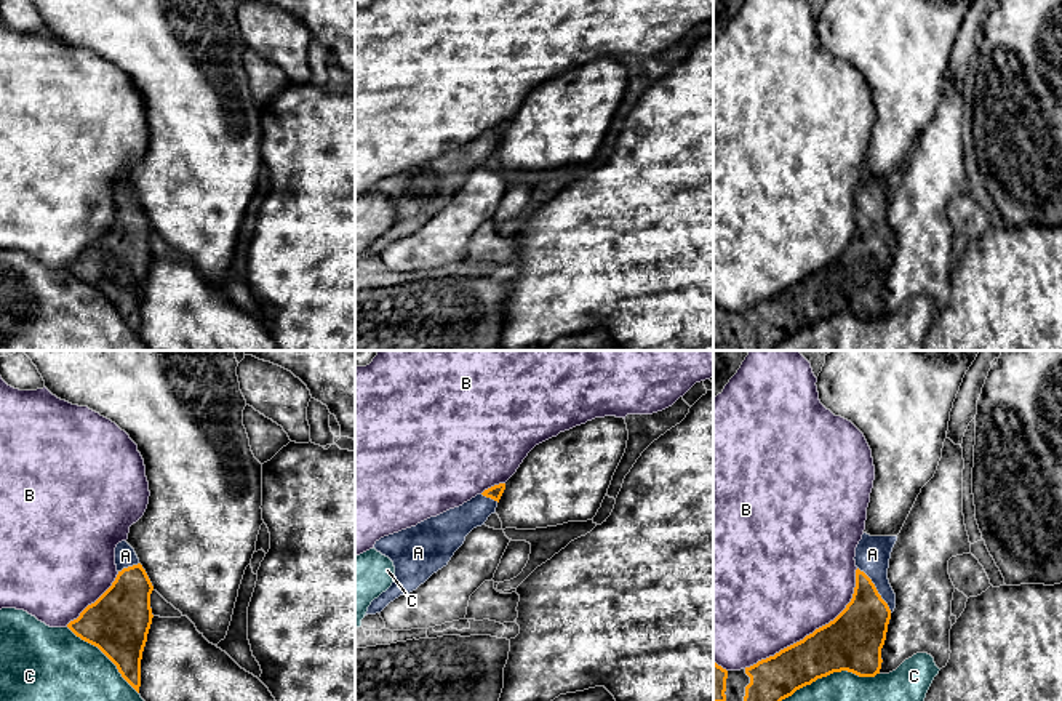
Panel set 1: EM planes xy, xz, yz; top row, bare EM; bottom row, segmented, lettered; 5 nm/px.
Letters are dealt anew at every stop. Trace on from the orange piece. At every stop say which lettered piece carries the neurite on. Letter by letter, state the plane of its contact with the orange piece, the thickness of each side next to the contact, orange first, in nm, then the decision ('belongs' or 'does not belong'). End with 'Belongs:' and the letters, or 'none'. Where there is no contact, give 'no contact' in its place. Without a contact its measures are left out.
A: meets orange in yz; 280 nm thick on the orange side, 180 nm on the other; belongs
B: meets orange in yz; 300 nm thick on the orange side, 500 nm on the other; does not belong
C: meets orange in yz; 300 nm thick on the orange side, 150 nm on the other; does not belong
Belongs: A

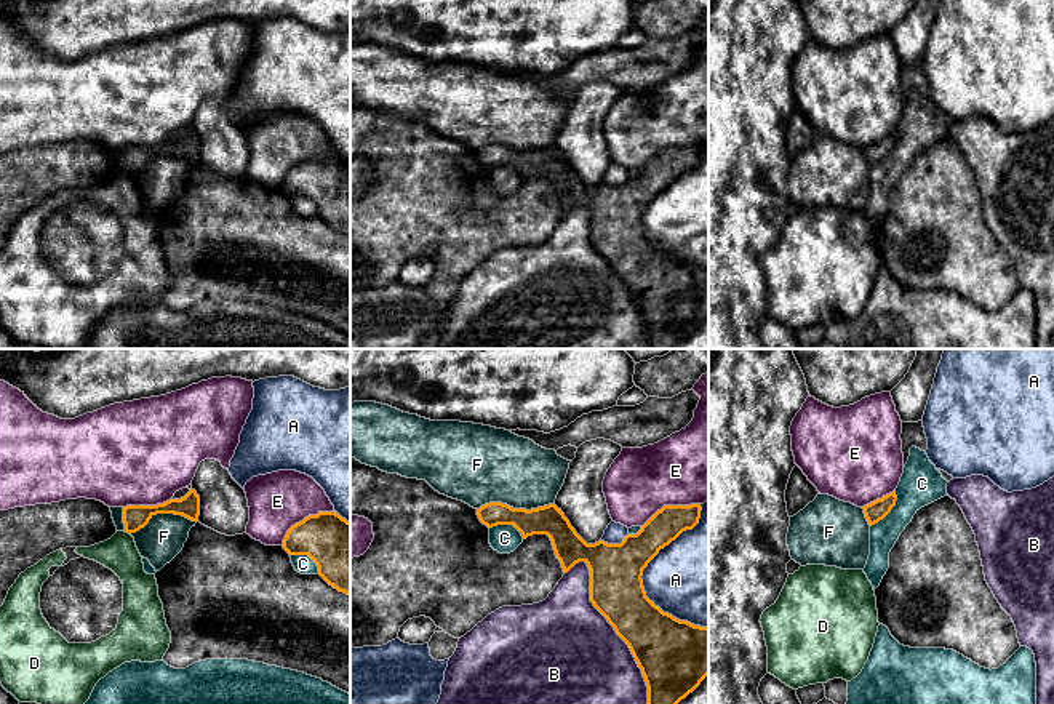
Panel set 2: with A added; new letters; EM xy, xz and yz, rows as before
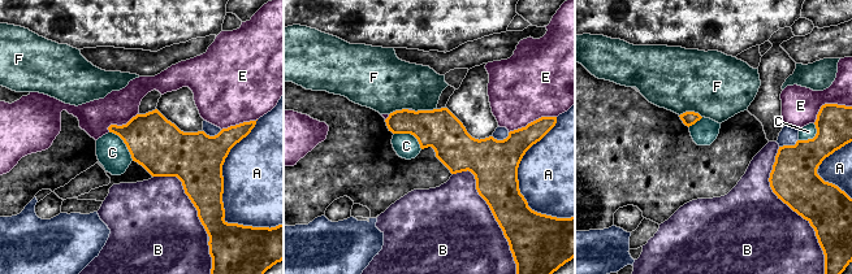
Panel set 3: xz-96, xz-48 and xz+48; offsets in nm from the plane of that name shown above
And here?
A: meets orange in xz; 280 nm thick on the orange side, 420 nm on the other; does not belong
B: meets orange in xz; 300 nm thick on the orange side, 480 nm on the other; does not belong
C: meets orange in yz; 100 nm thick on the orange side, 220 nm on the other; does not belong
D: meets orange in xy; 130 nm thick on the orange side, 180 nm on the other; does not belong
E: meets orange in xy; 300 nm thick on the orange side, 280 nm on the other; does not belong
F: meets orange in xz; 150 nm thick on the orange side, 360 nm on the other; does not belong
Belongs: none

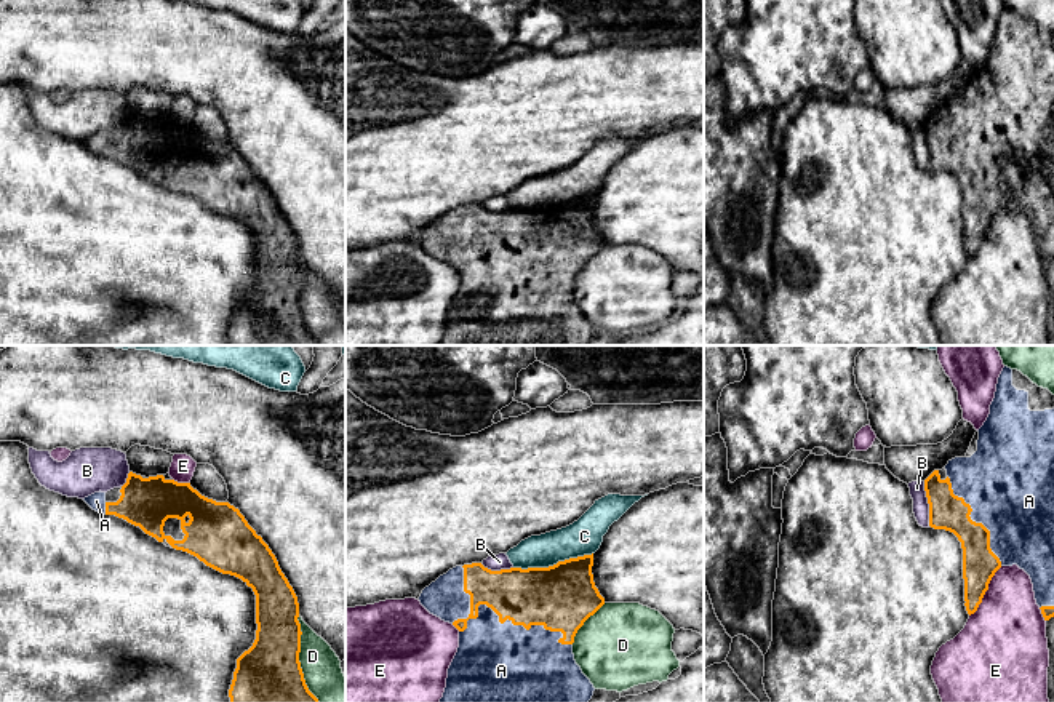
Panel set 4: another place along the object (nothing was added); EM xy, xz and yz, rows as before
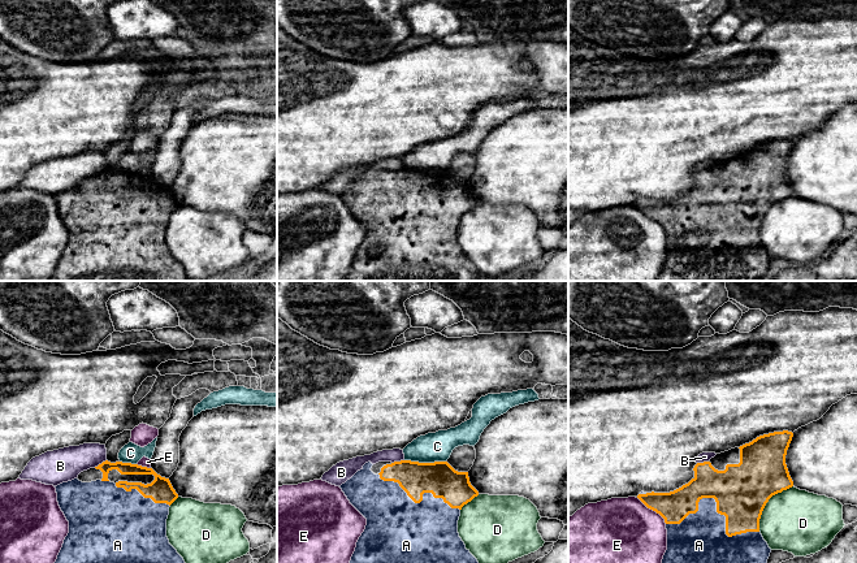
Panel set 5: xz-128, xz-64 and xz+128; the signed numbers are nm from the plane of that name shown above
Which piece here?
A: meets orange in xz; 280 nm thick on the orange side, 400 nm on the other; belongs
B: meets orange in yz; 180 nm thick on the orange side, 80 nm on the other; does not belong
C: meets orange in xz; 340 nm thick on the orange side, 180 nm on the other; does not belong
D: meets orange in xy; 300 nm thick on the orange side, 190 nm on the other; does not belong
E: meets orange in yz; 180 nm thick on the orange side, 400 nm on the other; does not belong
Belongs: A

